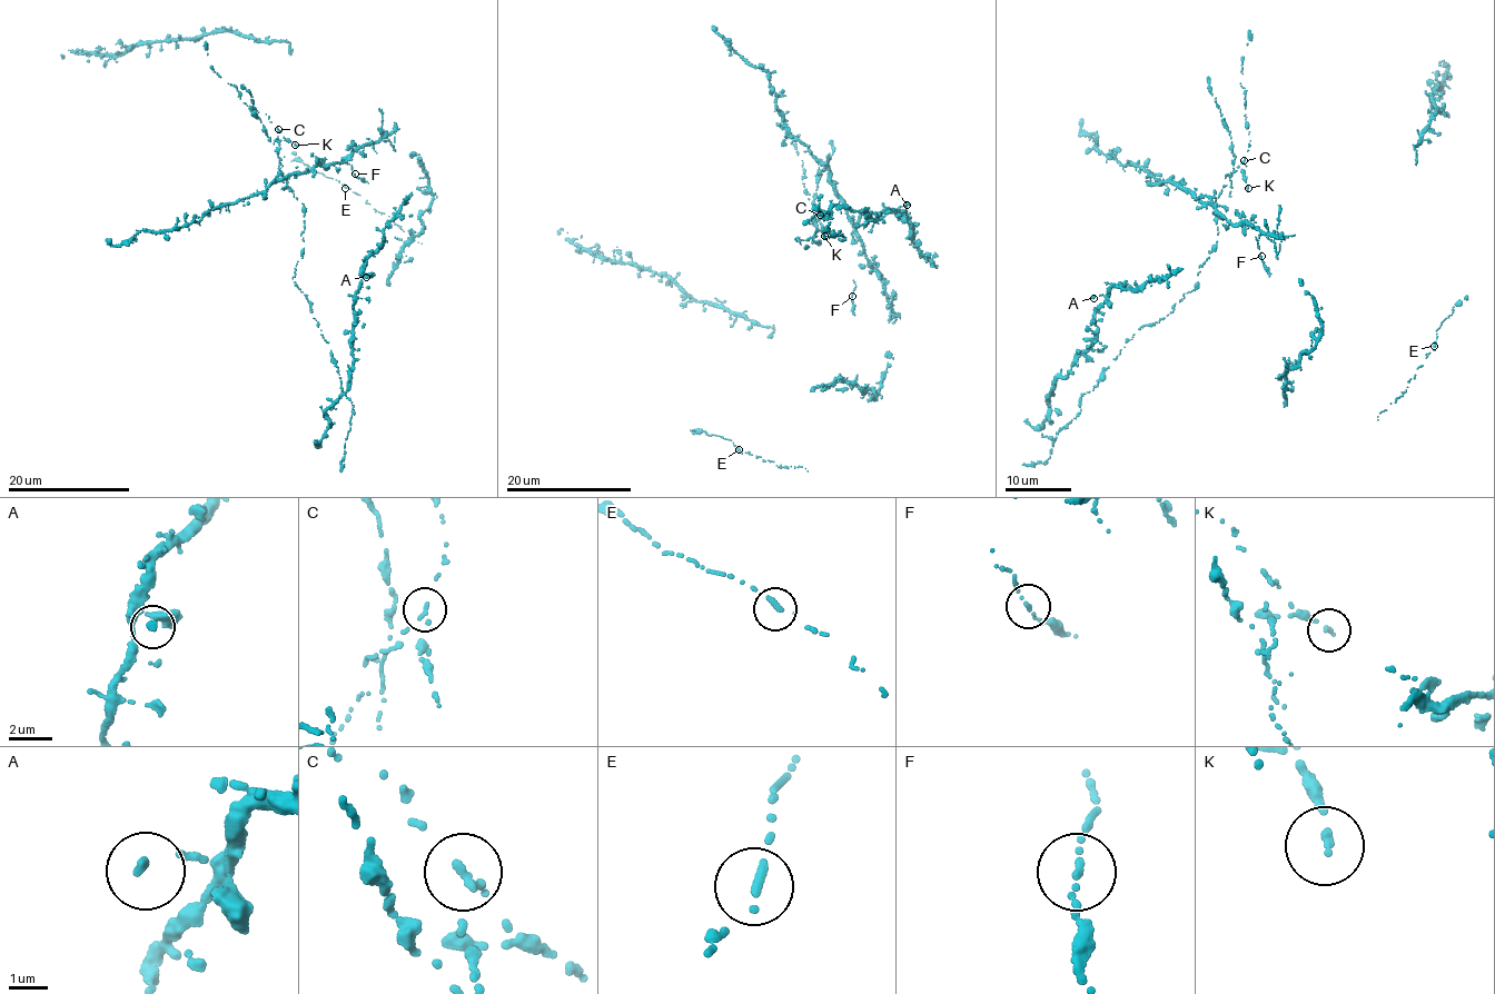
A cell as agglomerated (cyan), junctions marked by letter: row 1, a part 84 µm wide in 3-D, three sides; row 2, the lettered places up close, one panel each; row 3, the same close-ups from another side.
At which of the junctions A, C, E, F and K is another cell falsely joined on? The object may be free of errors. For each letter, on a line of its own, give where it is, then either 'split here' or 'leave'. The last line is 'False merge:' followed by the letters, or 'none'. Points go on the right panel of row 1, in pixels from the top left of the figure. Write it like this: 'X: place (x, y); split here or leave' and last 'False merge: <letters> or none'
A: place (1093, 298); leave
C: place (1244, 160); split here
E: place (1434, 346); leave
F: place (1261, 256); leave
K: place (1248, 188); leave
False merge: C

